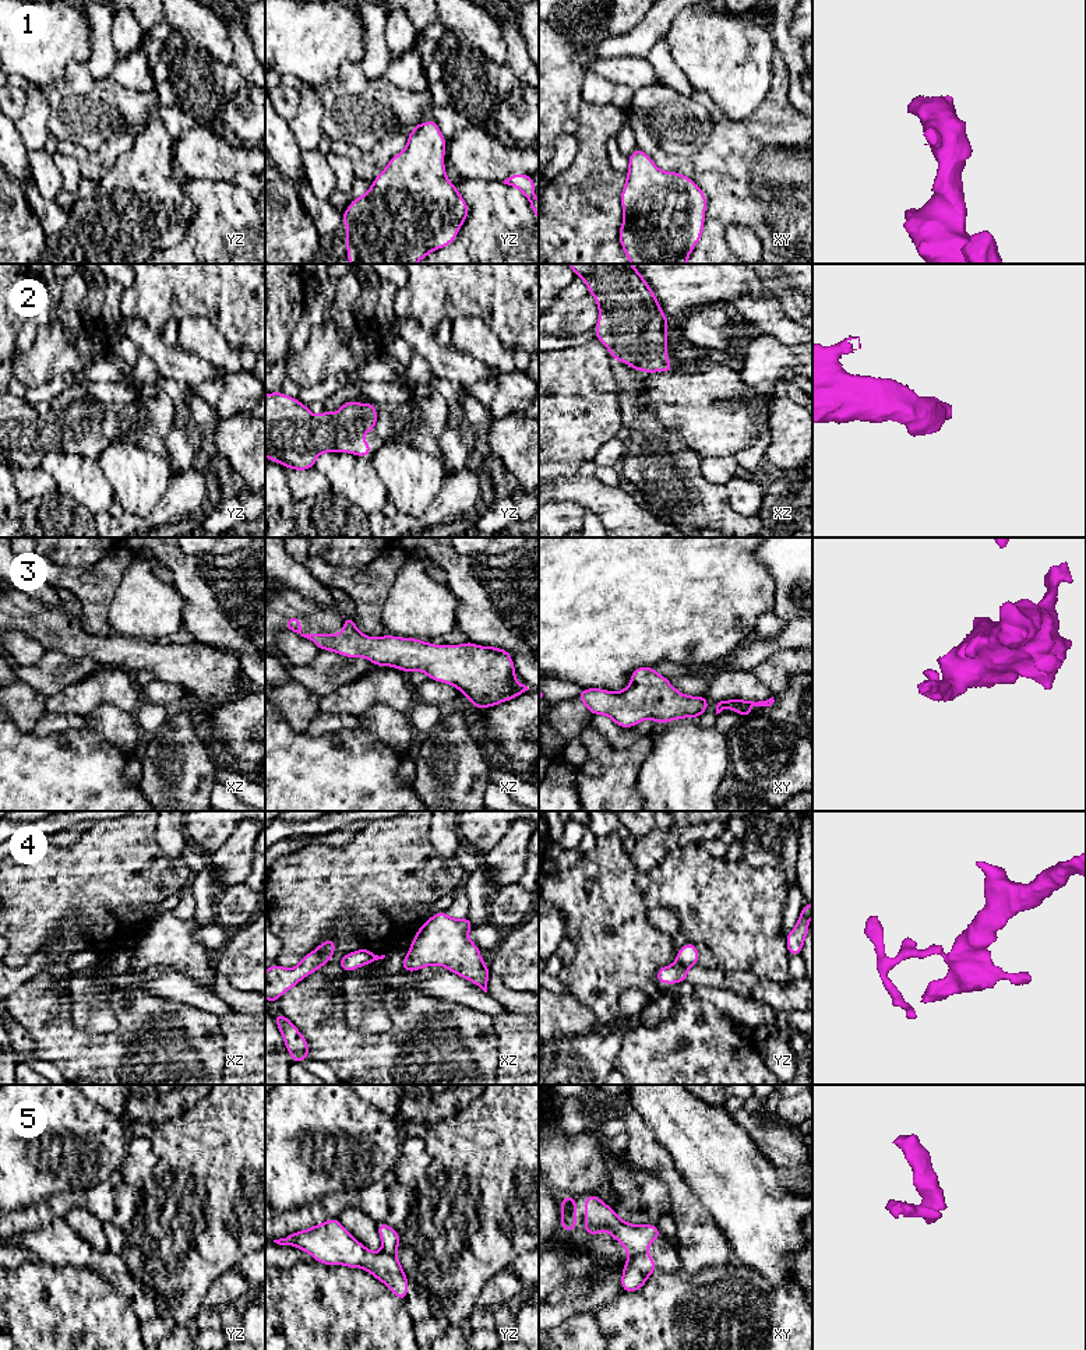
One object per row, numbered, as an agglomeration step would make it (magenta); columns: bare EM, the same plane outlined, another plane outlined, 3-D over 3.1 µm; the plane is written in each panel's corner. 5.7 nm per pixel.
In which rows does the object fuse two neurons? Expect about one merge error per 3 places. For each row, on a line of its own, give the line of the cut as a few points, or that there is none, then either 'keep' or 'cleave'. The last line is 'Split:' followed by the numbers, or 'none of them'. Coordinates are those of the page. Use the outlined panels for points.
1: no cut; keep
2: no cut; keep
3: no cut; keep
4: cut in xz along (314, 950), (331, 955); cleave
5: cut in xy along (645, 1251), (628, 1257); cleave
Split: 4, 5

